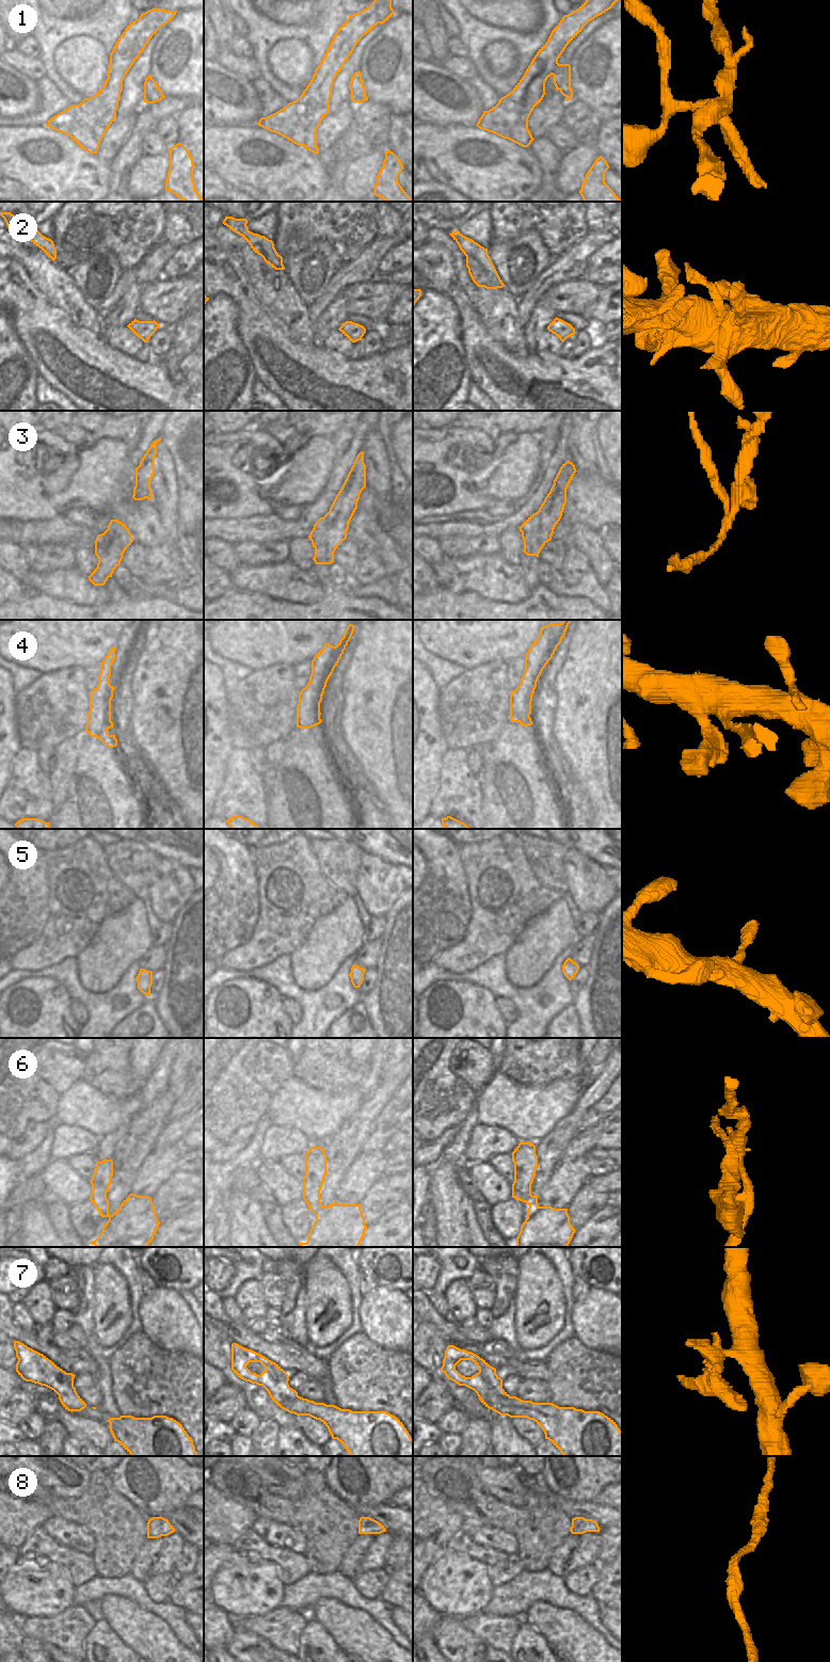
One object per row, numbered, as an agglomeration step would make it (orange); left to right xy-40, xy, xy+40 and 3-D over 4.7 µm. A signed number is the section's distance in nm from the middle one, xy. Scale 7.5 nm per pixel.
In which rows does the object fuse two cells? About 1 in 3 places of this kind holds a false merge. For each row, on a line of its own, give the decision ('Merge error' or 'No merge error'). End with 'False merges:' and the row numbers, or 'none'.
1: Merge error
2: No merge error
3: Merge error
4: Merge error
5: No merge error
6: Merge error
7: Merge error
8: No merge error
False merges: 1, 3, 4, 6, 7

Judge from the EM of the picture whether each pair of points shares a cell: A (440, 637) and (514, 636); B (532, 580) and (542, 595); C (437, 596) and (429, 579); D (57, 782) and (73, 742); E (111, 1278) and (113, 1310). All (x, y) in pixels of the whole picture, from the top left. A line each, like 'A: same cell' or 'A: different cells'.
A: same cell
B: different cells
C: different cells
D: same cell
E: same cell

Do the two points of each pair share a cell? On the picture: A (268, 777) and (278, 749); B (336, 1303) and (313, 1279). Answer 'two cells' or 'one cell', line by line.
A: one cell
B: one cell

